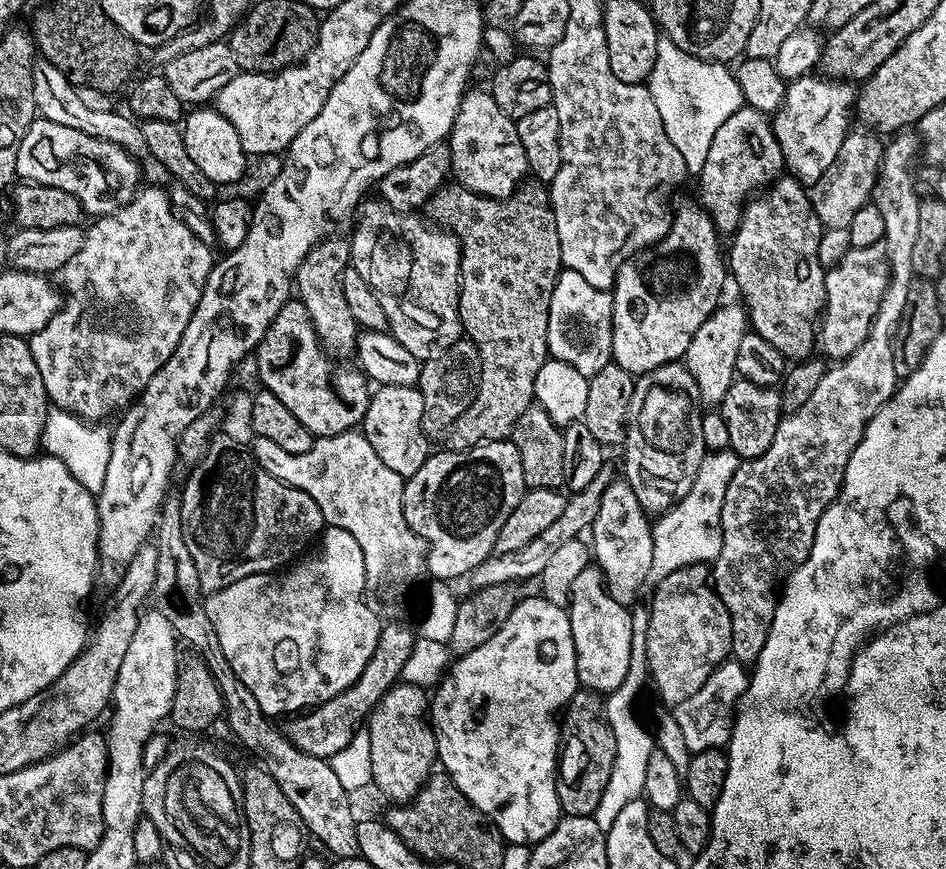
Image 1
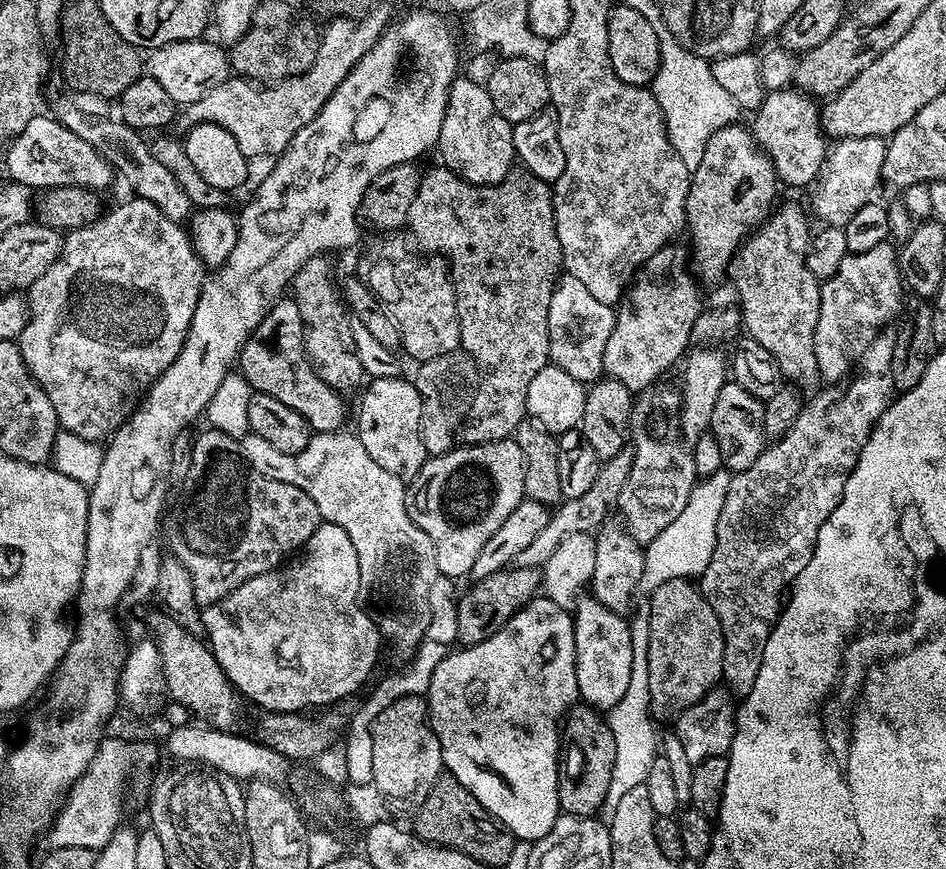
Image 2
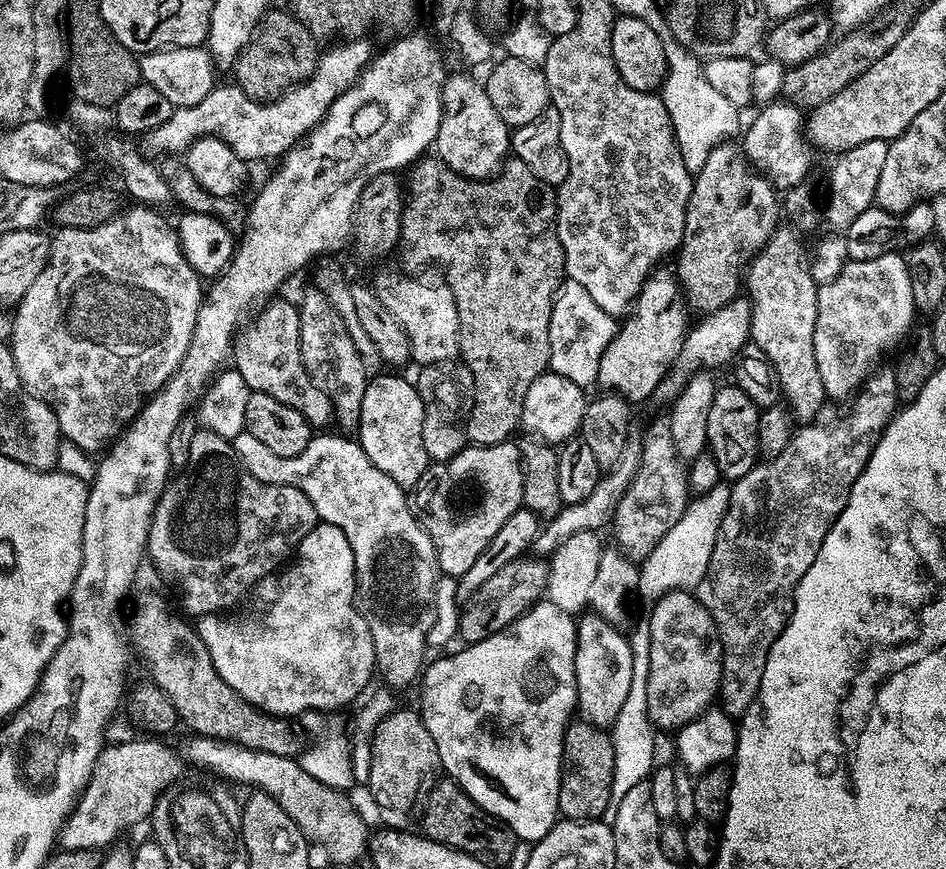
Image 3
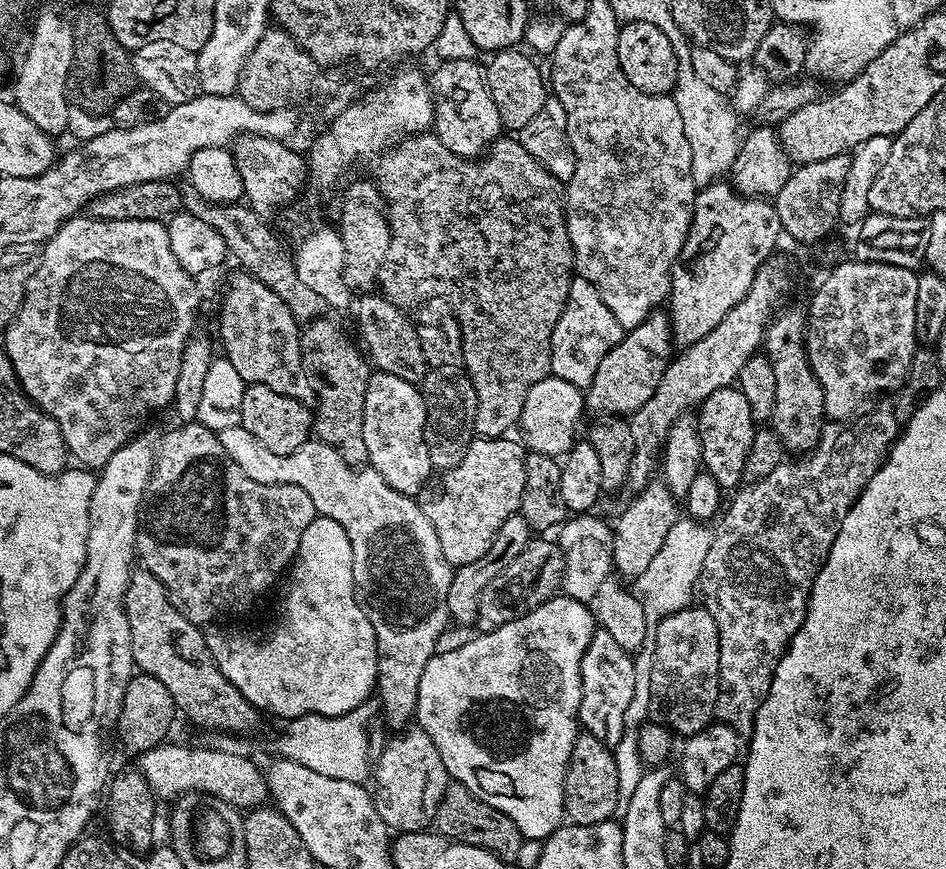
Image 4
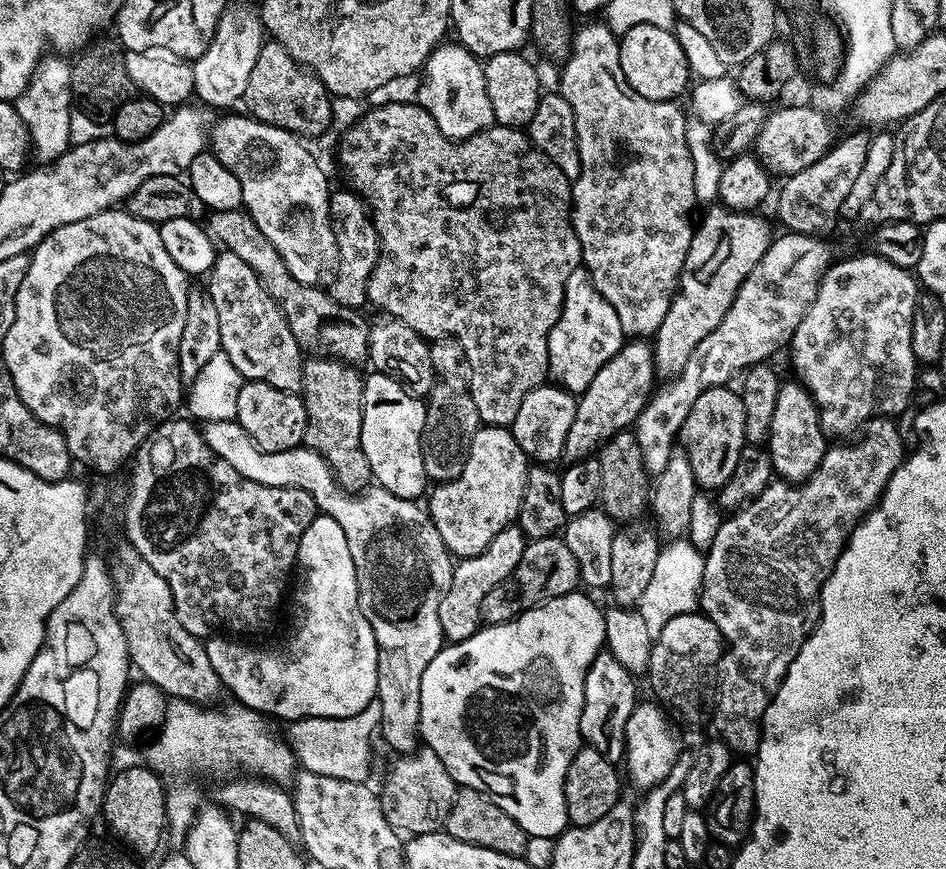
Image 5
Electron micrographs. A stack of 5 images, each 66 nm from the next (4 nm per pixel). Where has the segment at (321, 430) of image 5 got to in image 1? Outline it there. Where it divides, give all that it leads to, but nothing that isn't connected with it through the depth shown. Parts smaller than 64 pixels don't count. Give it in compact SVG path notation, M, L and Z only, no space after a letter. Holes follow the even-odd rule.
M340 239L320 241L310 250L310 254L306 254L306 258L302 258L302 266L298 266L296 271L294 292L306 306L306 314L310 314L310 322L320 345L329 356L344 362L356 356L358 326L354 322L354 314L350 314L350 306L346 306L346 298L342 298L340 276L349 267L352 249L347 239Z

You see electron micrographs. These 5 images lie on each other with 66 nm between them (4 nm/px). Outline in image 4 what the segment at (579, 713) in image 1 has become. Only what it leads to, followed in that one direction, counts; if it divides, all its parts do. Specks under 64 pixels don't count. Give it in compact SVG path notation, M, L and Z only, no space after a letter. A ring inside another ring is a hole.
M581 731L570 750L564 775L565 821L578 826L594 826L598 822L613 819L620 807L615 751L598 738L594 738L594 734Z

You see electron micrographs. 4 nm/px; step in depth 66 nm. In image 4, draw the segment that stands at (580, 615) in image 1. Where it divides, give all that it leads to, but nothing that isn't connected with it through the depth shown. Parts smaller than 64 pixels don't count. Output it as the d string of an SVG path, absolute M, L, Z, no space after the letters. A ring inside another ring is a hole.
M603 630L593 631L590 646L586 646L586 654L582 654L580 667L580 714L578 724L581 729L603 744L615 746L626 731L626 710L630 706L630 698L634 698L634 668L633 653L622 650L614 638Z

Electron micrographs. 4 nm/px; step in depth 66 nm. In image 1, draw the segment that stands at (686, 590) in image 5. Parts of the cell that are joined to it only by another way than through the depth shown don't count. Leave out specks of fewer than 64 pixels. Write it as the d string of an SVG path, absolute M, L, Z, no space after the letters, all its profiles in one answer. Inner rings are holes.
M731 450L705 455L702 466L698 466L698 478L694 478L694 486L690 486L690 494L652 525L657 562L665 560L668 566L685 568L691 564L711 565L718 558L722 550L722 502L726 502L726 486L730 486L730 478L734 478L741 463L740 457ZM643 630L633 631L631 636L630 665L626 674L626 682L618 686L618 690L607 693L604 714L614 734L616 753L614 754L614 770L610 770L610 782L606 782L606 790L602 793L602 802L598 802L595 822L607 834L610 826L614 826L614 818L618 818L622 806L626 802L641 799L646 786L646 758L654 750L653 733L640 721L636 707L640 704L640 695L644 692L644 684L649 683L648 659L646 658L646 634Z

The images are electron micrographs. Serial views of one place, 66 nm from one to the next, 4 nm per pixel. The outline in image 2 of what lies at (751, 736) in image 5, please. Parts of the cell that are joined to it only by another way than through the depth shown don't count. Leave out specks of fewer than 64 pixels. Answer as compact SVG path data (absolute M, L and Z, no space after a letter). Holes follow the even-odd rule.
M887 335L877 336L866 350L858 365L858 372L864 376L853 375L843 385L845 388L841 392L817 391L817 396L803 405L797 420L786 429L784 436L769 443L754 466L732 477L730 490L726 494L726 506L722 506L722 514L718 518L714 558L710 558L710 566L698 577L698 587L706 602L710 602L714 614L718 614L718 622L724 634L722 680L737 697L743 698L750 694L754 678L758 678L758 670L762 670L762 654L766 654L766 642L772 627L780 618L786 593L791 589L796 576L806 570L818 542L818 530L822 530L838 506L846 482L868 444L873 428L897 395L892 377L894 339Z

